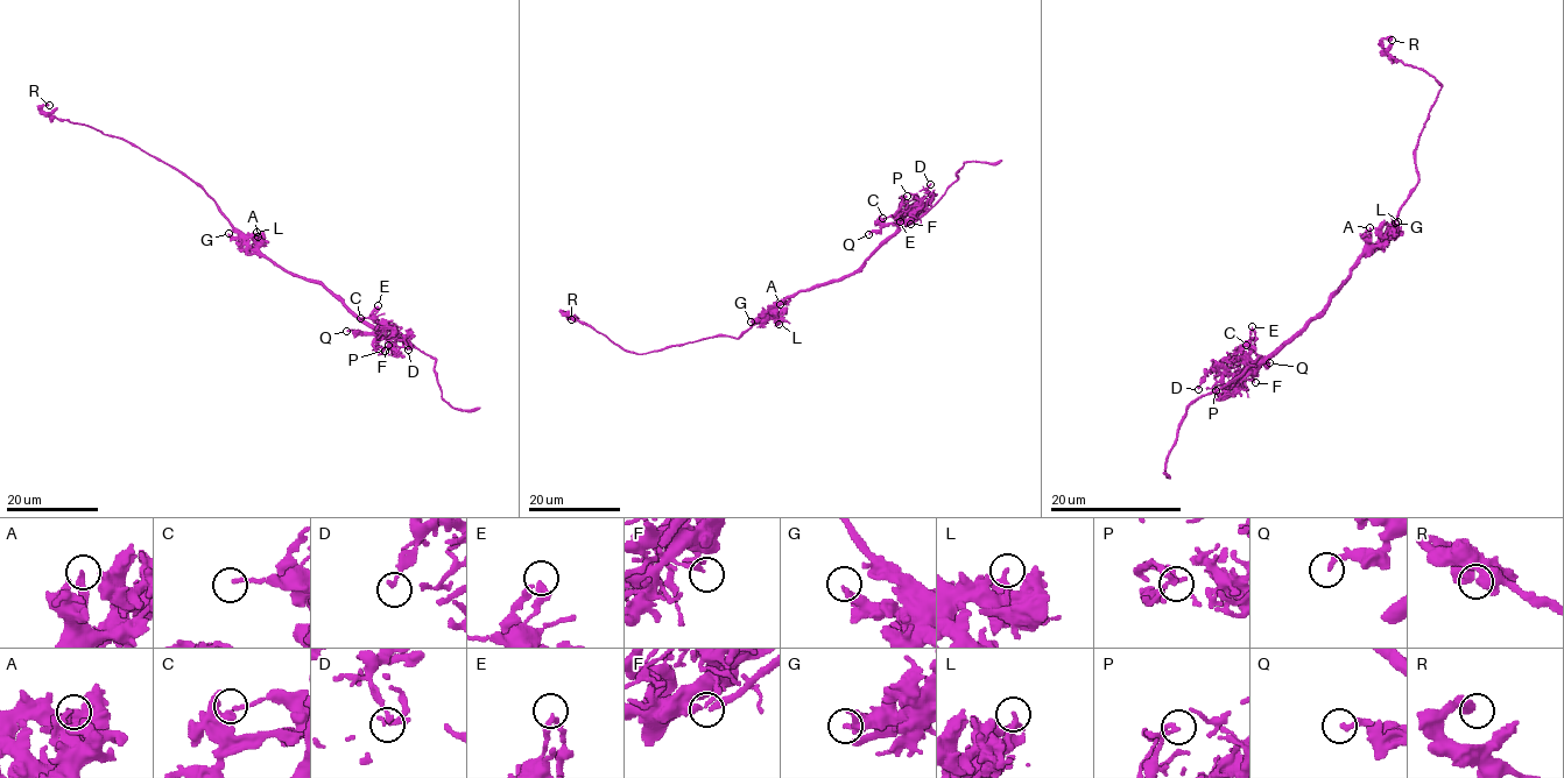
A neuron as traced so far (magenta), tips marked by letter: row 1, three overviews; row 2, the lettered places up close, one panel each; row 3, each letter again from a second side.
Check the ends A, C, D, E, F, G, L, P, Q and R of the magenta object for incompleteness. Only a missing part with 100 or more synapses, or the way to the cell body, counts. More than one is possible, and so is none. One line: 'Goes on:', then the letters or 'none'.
Goes on: none

